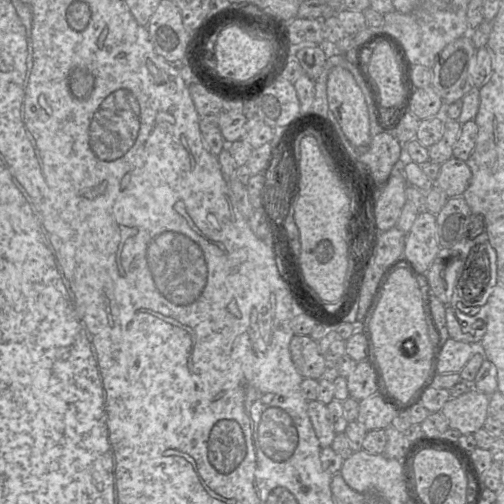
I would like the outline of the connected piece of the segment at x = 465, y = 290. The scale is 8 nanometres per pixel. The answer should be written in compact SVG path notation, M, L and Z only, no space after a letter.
M480 242L470 250L457 281L461 302L476 305L469 307L483 307L496 283L496 275L495 250L489 242Z

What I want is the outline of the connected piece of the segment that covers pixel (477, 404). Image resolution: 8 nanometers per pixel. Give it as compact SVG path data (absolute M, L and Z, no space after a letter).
M474 389L457 397L450 397L441 412L449 427L462 434L474 434L483 427L489 415L489 395Z

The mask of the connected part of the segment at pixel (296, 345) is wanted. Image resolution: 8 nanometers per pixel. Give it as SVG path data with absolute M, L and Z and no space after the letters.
M294 334L290 341L292 361L304 378L321 379L326 360L321 355L318 342L309 335Z

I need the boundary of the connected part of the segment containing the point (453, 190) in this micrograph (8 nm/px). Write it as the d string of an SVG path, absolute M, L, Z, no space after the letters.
M450 158L440 165L440 172L435 184L438 185L447 196L462 196L471 180L471 170L466 161Z

